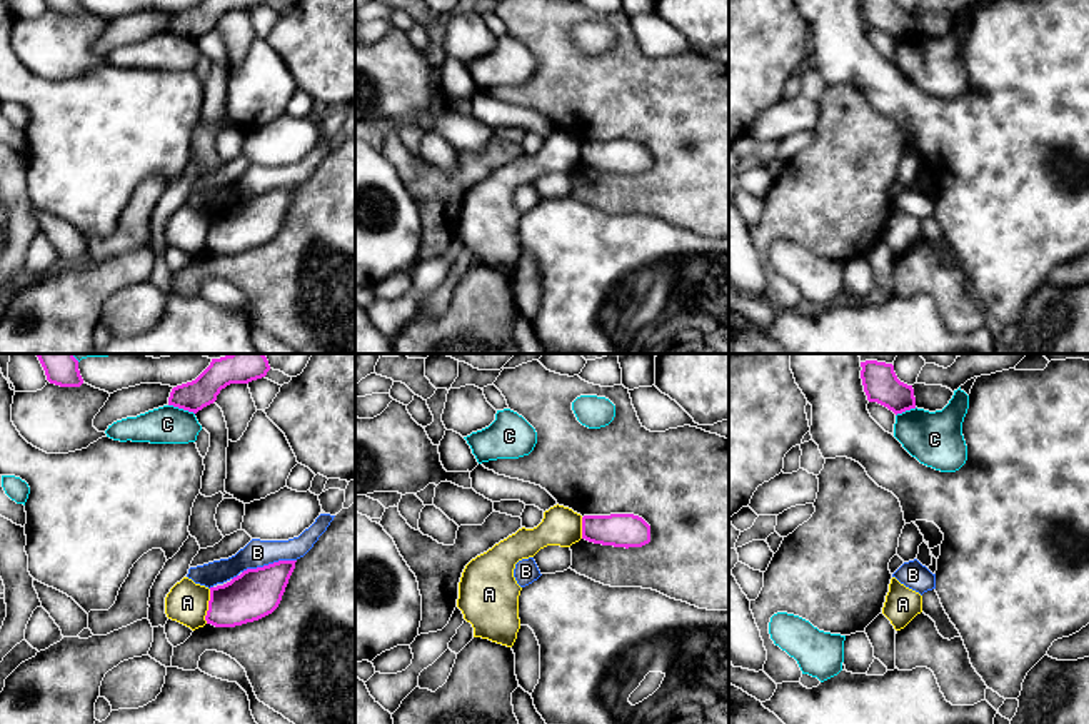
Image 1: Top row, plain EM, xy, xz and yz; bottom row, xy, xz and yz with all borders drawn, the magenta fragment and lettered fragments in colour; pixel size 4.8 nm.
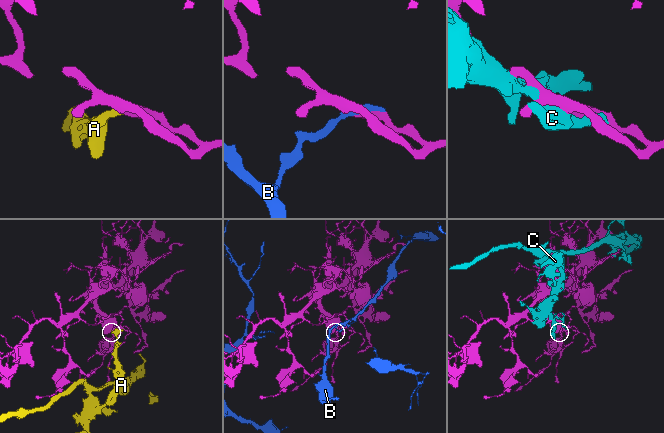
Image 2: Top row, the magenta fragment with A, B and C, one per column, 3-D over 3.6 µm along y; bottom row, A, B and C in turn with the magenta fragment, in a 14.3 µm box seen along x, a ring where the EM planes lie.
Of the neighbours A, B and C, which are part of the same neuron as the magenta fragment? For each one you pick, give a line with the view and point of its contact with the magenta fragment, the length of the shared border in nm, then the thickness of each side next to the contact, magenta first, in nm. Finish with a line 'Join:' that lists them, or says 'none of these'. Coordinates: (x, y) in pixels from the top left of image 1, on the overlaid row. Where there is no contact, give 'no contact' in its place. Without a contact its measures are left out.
Join: none of these

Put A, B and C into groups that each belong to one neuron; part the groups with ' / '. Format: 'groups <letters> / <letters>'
groups A / B / C

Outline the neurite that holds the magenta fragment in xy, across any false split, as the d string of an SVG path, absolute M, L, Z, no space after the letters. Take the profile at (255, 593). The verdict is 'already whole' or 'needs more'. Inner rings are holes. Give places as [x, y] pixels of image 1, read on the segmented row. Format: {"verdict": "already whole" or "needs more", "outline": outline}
{"verdict": "already whole", "outline": "M297 561L247 569L230 582L210 587L207 624L235 627L272 614L285 592Z"}

